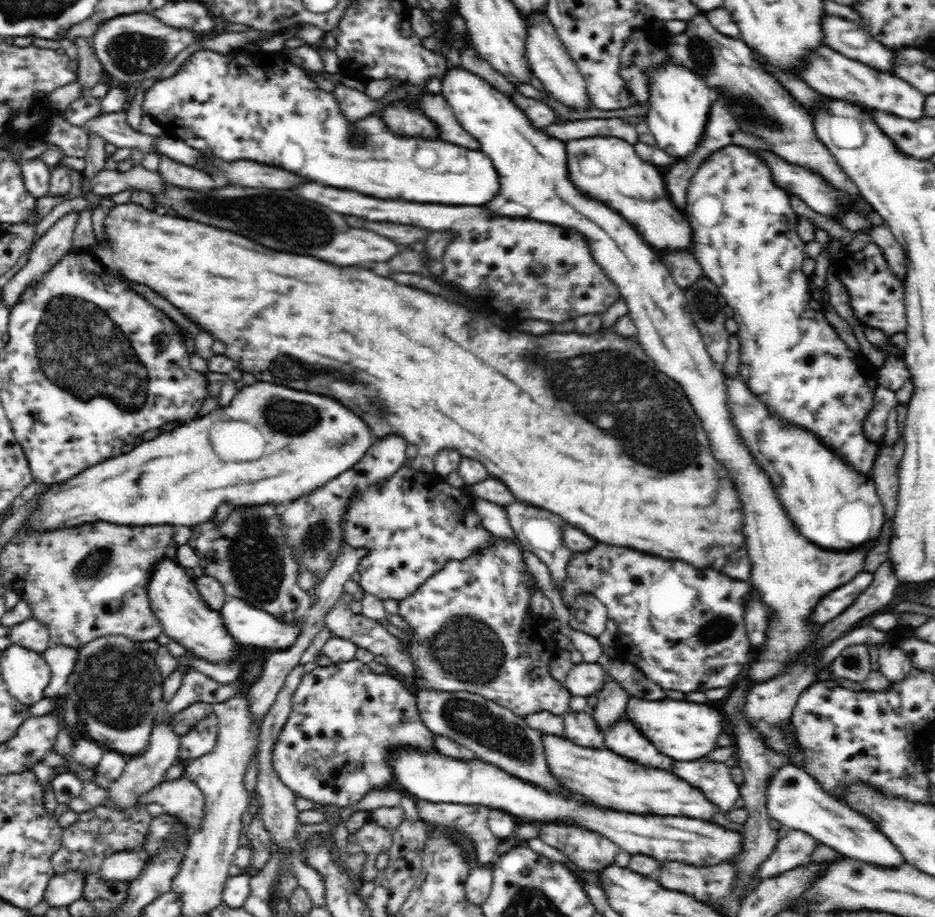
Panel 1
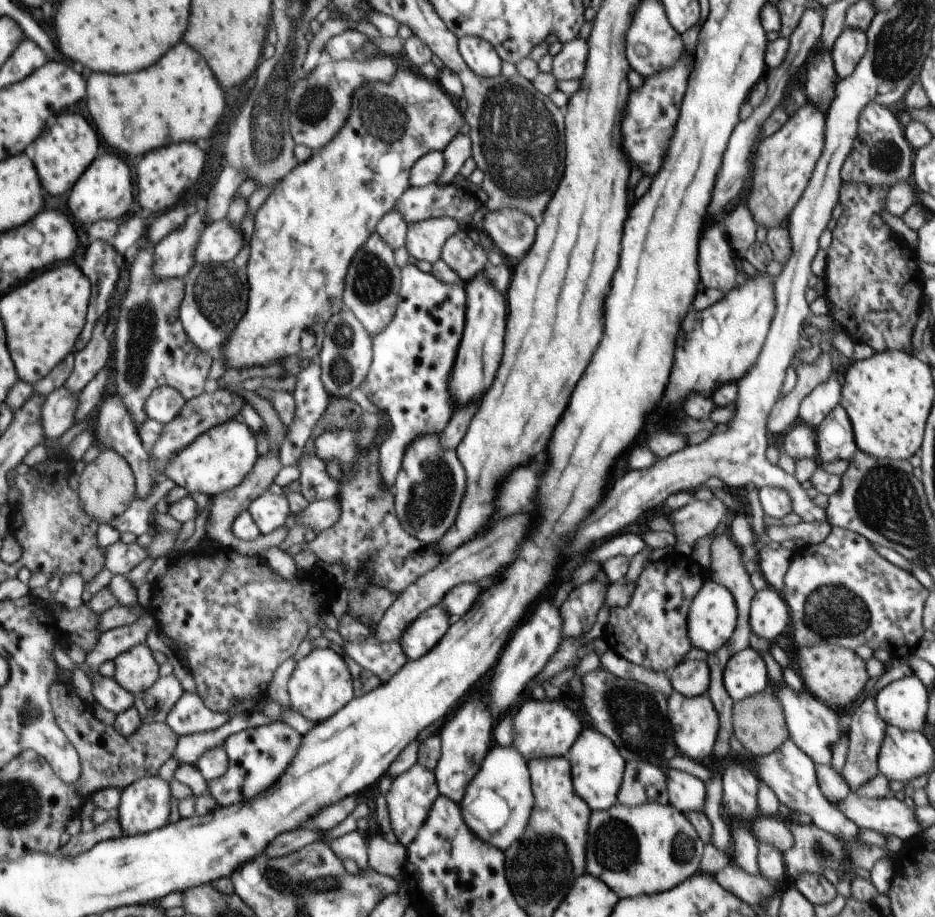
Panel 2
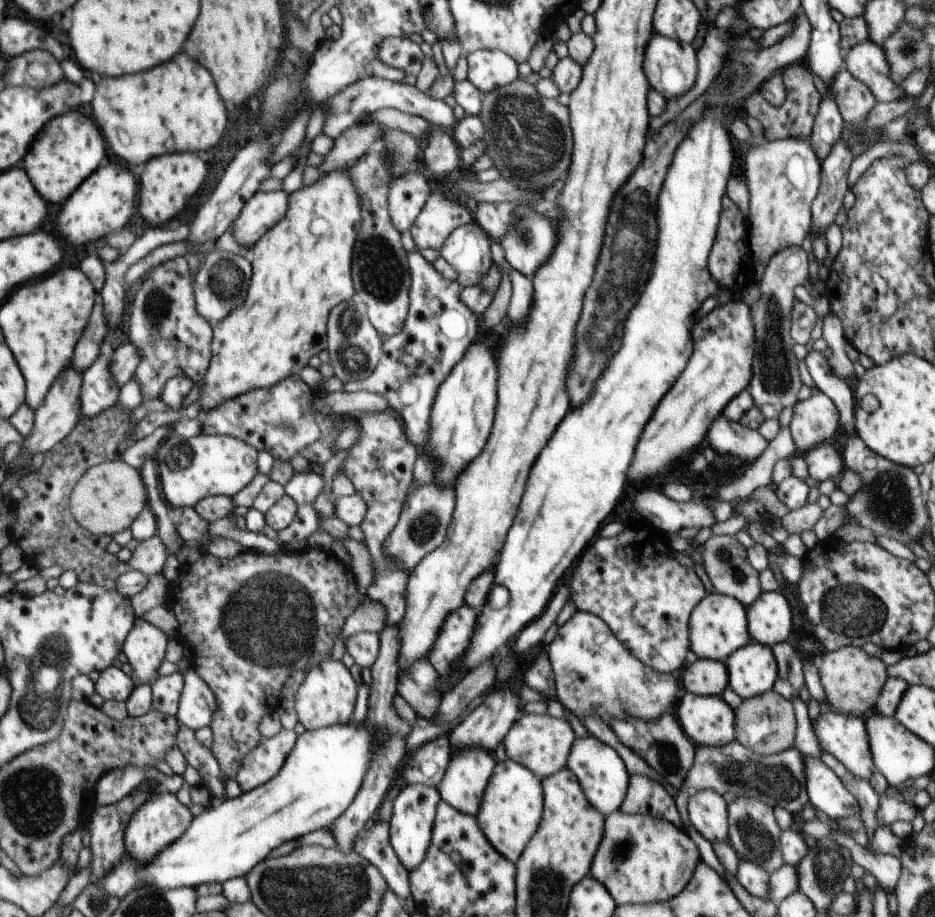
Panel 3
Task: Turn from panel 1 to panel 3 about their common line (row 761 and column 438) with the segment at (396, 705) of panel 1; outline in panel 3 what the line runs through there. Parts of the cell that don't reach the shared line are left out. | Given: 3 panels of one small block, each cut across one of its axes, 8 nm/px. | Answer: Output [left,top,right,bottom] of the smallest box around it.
[345,252,478,453]

